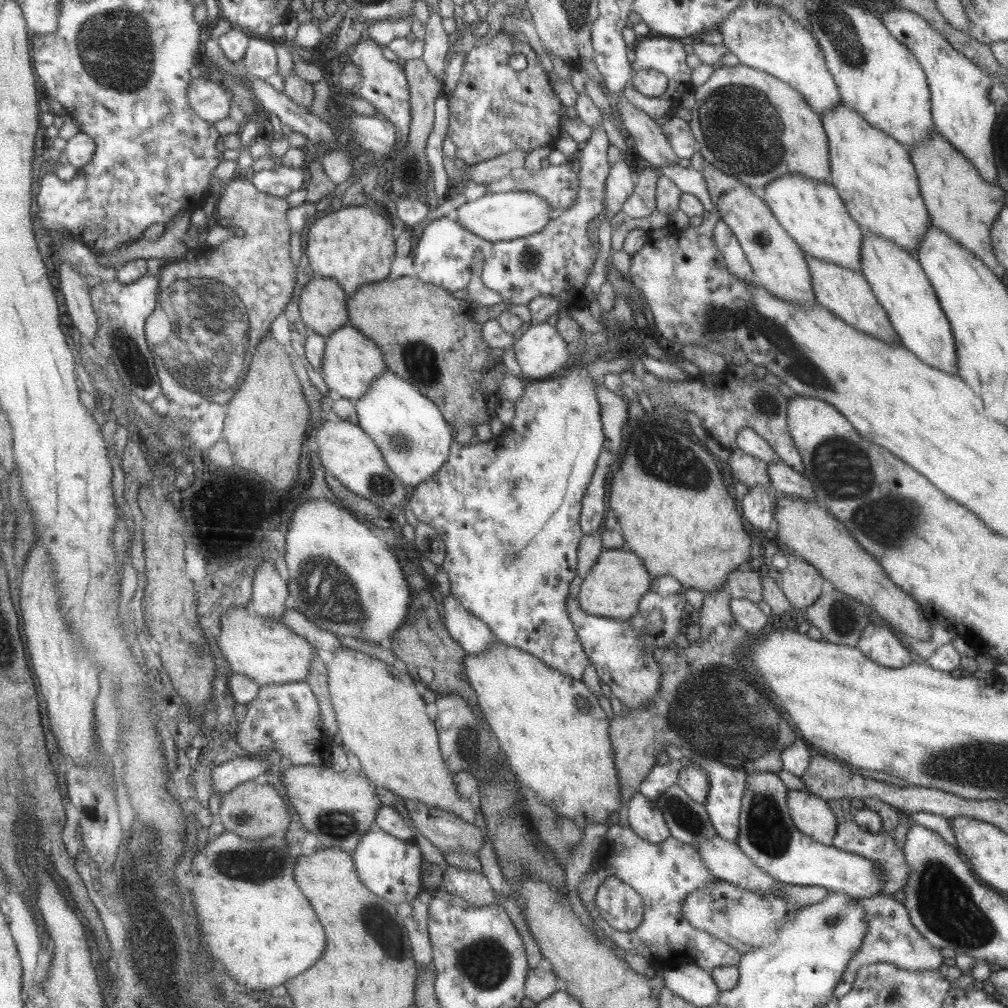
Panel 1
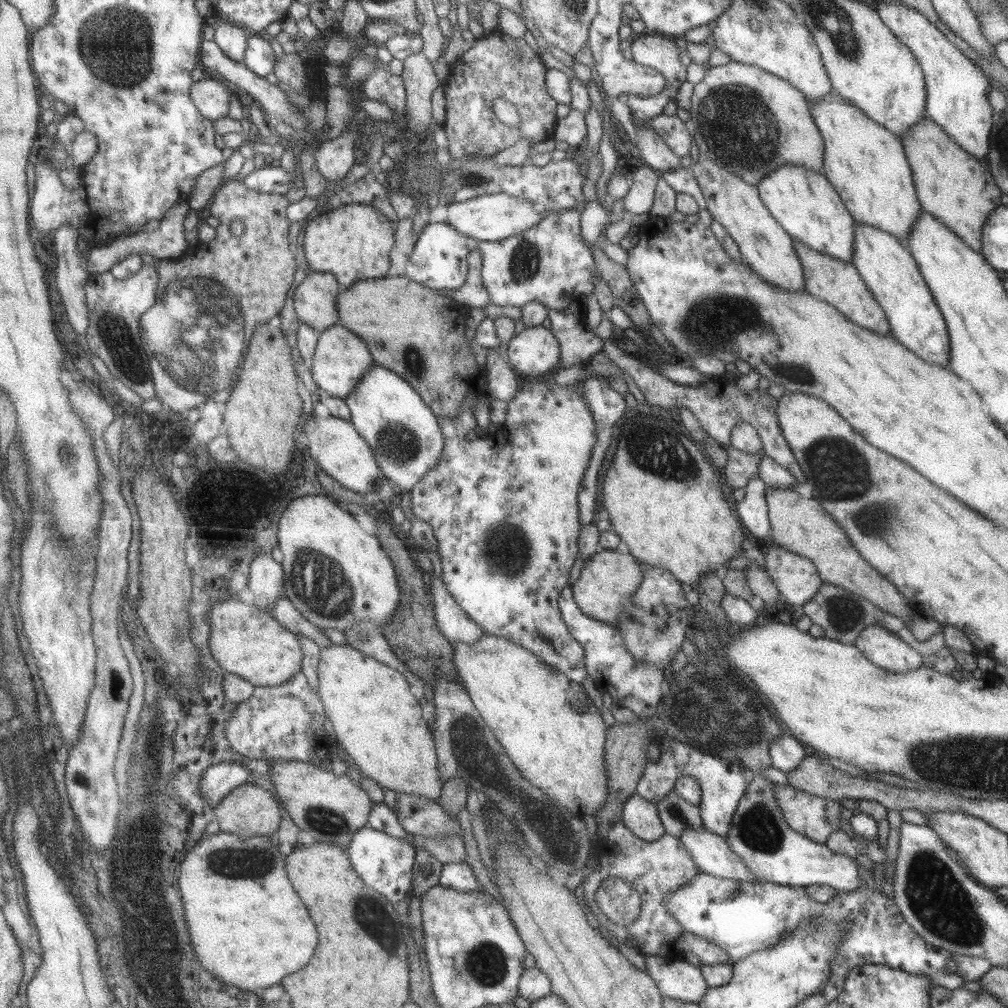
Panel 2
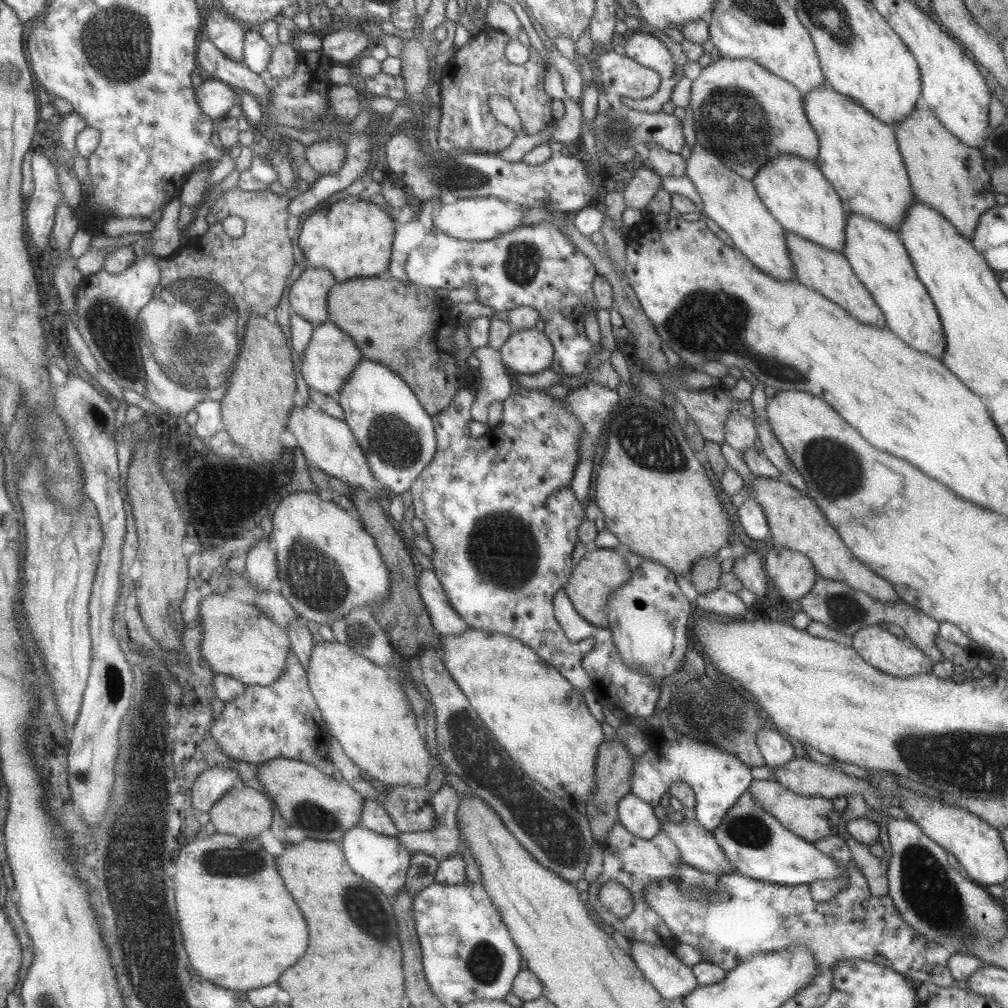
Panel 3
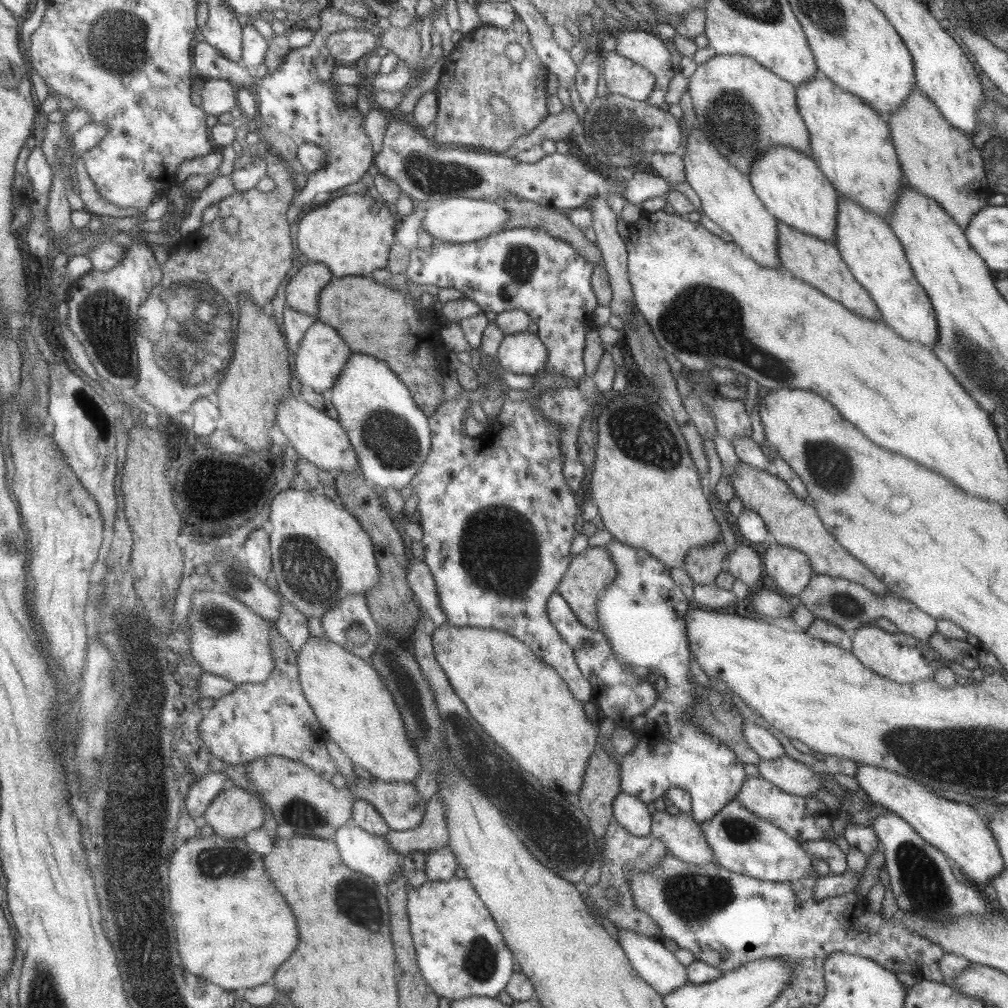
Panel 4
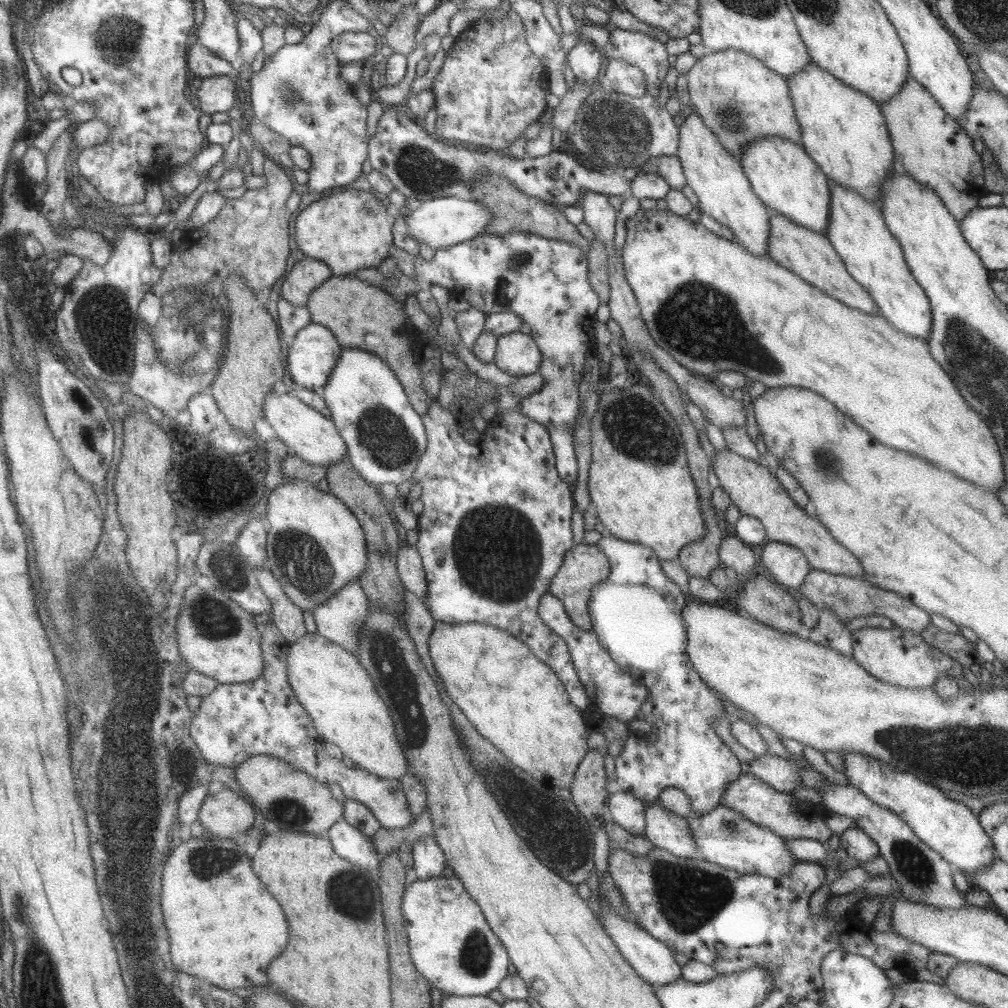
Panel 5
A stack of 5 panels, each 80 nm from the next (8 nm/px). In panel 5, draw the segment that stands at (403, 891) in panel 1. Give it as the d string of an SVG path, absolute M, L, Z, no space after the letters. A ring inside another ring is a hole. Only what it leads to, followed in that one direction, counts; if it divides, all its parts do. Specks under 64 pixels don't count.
M345 818L332 826L329 838L339 856L362 866L365 871L369 868L378 870L384 859L372 844L372 837L349 824Z

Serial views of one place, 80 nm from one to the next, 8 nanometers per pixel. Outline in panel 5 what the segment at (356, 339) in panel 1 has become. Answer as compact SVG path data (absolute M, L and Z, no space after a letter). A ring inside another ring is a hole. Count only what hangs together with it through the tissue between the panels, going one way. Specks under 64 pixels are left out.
M311 323L296 334L295 342L291 345L289 372L297 384L305 384L314 391L317 391L317 388L325 388L343 350L344 346L337 340L336 333L331 328L324 324Z

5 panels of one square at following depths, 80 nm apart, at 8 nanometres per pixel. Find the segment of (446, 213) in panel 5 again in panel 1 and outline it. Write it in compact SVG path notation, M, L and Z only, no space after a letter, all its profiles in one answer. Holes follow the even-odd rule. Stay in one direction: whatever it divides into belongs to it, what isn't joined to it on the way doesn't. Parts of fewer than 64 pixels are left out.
M508 191L501 193L485 192L477 199L467 200L466 203L450 204L451 208L457 211L457 221L464 228L467 228L469 232L472 232L476 236L481 237L483 240L489 240L492 242L508 241L516 238L521 238L530 235L532 232L537 232L540 228L545 226L545 223L549 220L551 215L554 215L557 211L552 210L550 206L540 196L535 196L529 192Z

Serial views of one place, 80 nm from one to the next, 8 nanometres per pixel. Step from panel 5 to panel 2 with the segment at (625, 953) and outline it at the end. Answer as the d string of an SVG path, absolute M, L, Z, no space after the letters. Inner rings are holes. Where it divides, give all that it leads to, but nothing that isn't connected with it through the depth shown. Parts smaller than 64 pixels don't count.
M642 954L642 957L645 961L645 972L655 982L662 998L696 1003L709 988L701 976L700 967L665 956Z

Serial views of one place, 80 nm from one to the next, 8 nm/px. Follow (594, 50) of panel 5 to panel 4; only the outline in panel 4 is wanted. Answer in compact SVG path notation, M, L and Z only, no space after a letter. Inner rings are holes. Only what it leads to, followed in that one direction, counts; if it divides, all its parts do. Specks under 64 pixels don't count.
M585 48L586 52L581 62L576 64L576 73L574 74L574 85L582 104L586 107L595 97L595 87L597 86L597 76L599 76L599 64L597 56L602 52L590 51Z

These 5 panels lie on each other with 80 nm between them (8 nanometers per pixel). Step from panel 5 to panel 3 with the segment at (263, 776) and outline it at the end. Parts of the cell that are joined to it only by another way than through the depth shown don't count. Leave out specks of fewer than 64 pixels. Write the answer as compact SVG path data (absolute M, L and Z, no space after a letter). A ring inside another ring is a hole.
M283 757L259 764L258 771L265 784L265 792L272 797L282 820L289 826L285 834L291 842L305 839L341 842L345 833L360 824L366 798L344 779L337 781L312 764Z

